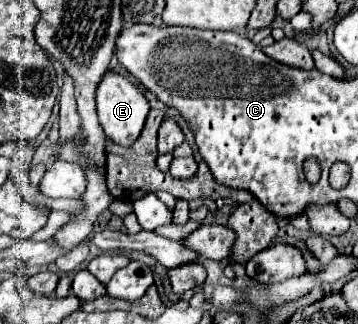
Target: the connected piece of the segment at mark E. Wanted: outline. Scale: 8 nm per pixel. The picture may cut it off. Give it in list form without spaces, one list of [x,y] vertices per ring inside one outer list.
[[[106,71],[106,75],[102,77],[102,83],[98,85],[98,91],[96,91],[96,107],[98,107],[100,125],[106,133],[106,137],[112,139],[114,143],[124,145],[124,147],[132,145],[138,139],[138,135],[144,127],[146,115],[150,111],[150,105],[144,97],[144,91],[114,71]]]

